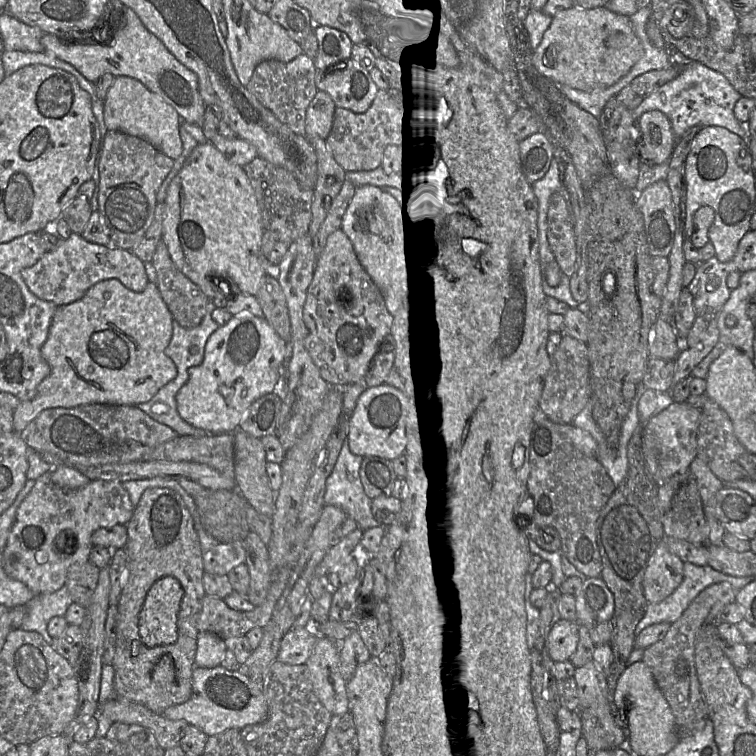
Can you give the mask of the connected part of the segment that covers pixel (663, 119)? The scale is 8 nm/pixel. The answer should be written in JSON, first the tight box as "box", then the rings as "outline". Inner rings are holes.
{"box":[635,111,676,165],"outline":[[[660,111],[644,113],[635,121],[640,127],[637,139],[638,156],[642,163],[659,165],[668,161],[676,140],[669,119]]]}

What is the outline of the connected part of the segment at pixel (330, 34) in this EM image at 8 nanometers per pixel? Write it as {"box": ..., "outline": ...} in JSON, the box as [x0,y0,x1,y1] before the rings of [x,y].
{"box":[313,26,353,70],"outline":[[[315,26],[318,51],[313,59],[317,70],[327,68],[351,58],[353,42],[347,34],[329,26]]]}

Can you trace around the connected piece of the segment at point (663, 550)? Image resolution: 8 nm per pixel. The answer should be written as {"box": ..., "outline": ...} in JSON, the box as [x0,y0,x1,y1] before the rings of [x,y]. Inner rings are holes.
{"box":[643,541,684,603],"outline":[[[666,541],[660,542],[649,561],[643,578],[648,603],[660,603],[670,596],[684,579],[684,562],[671,553]]]}

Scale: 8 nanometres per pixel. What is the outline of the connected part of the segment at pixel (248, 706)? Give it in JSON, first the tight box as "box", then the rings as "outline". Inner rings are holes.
{"box":[162,665,268,737],"outline":[[[221,665],[195,667],[191,697],[184,703],[166,708],[162,715],[171,720],[185,720],[210,737],[228,729],[242,730],[247,725],[262,723],[268,716],[268,706],[262,687],[249,679],[243,667],[239,671],[229,671]]]}

